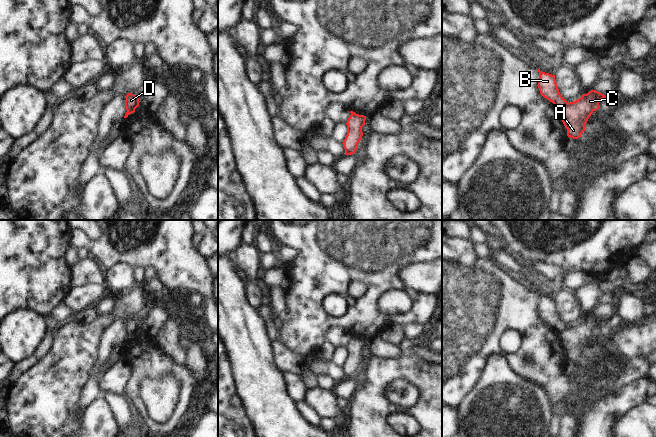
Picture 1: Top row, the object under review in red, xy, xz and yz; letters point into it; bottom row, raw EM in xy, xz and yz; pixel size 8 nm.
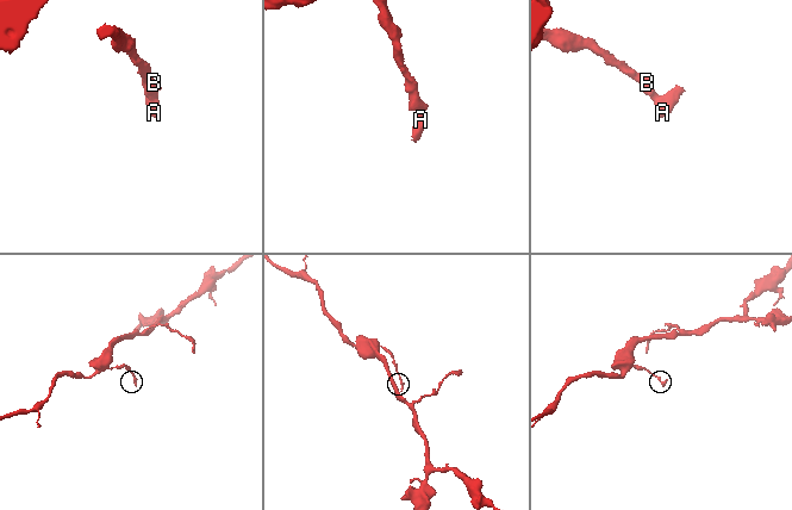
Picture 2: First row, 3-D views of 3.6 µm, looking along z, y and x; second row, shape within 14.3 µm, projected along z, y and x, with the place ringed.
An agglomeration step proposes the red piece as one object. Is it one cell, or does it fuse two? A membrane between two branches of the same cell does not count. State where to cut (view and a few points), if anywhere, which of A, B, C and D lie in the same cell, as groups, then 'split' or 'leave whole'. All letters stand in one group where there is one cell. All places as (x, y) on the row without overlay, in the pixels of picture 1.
cut yz (567, 326), (560, 334); groups A C / B D; split

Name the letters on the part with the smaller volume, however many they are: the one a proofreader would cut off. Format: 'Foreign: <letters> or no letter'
Foreign: A, C

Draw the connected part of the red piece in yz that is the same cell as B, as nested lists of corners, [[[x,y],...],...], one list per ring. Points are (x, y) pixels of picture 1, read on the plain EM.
[[[539,296],[539,305],[538,305],[538,312],[540,318],[552,326],[558,334],[563,333],[563,331],[568,327],[560,318],[559,313],[557,311],[557,307],[555,304],[555,299],[551,299],[549,297]]]

